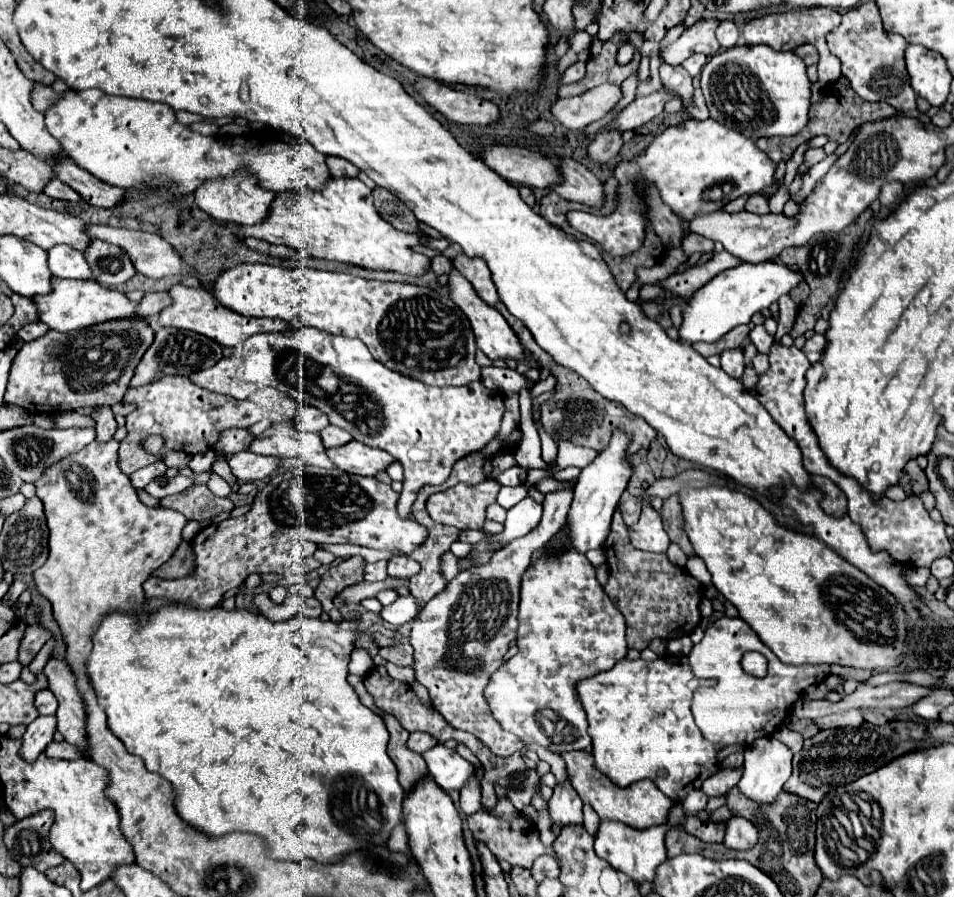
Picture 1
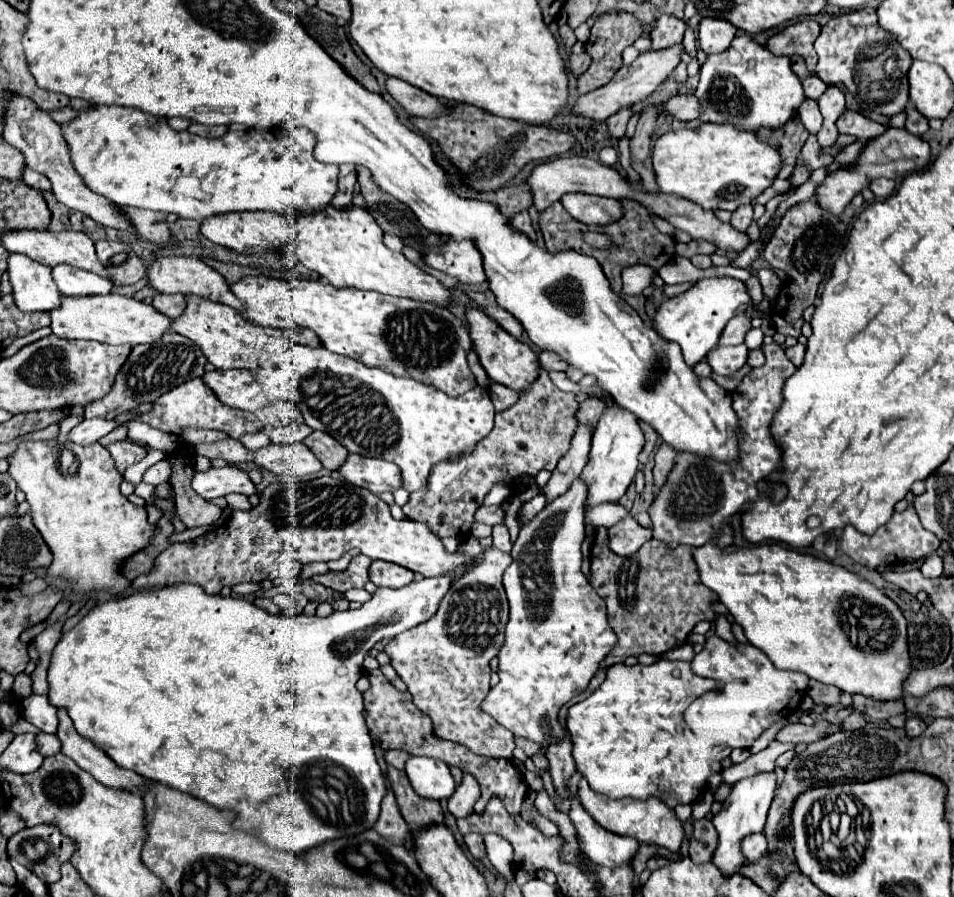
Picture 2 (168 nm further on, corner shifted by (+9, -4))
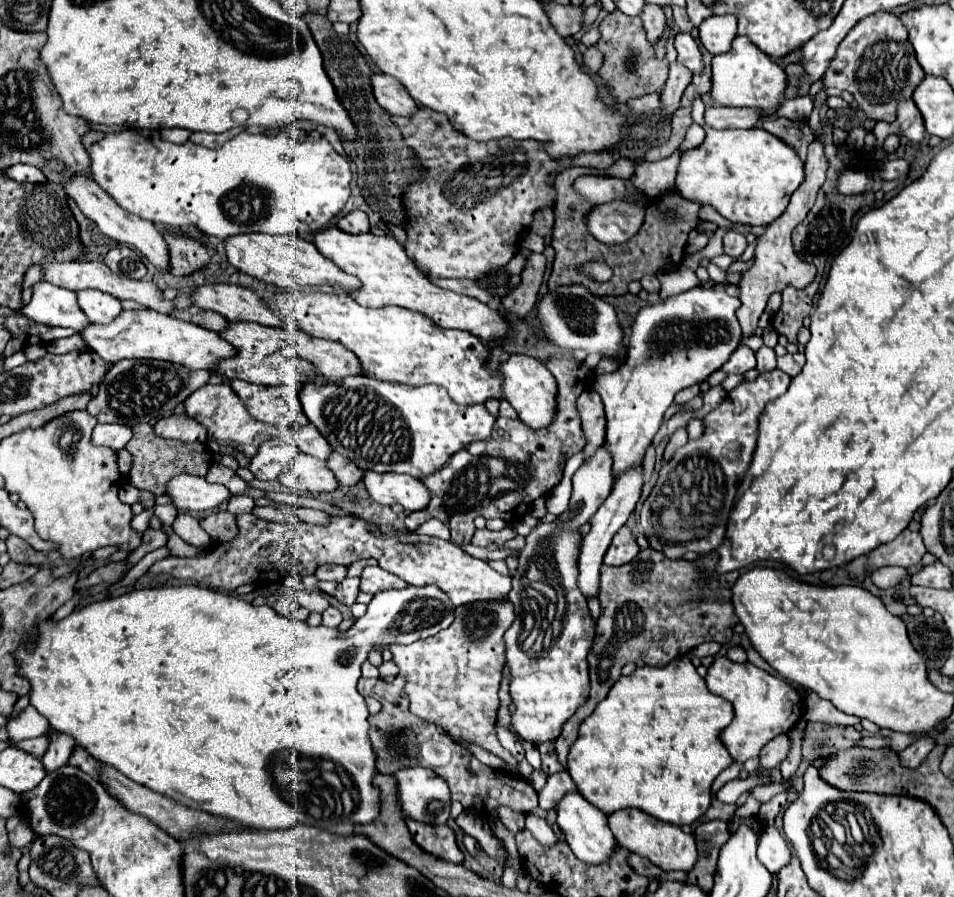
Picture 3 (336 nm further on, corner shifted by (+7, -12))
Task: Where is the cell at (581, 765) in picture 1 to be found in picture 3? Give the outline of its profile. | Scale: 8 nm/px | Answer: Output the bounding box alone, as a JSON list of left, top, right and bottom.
[607,809,697,871]

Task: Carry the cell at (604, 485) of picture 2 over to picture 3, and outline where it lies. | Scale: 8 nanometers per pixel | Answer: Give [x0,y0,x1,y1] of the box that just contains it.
[595,287,741,479]

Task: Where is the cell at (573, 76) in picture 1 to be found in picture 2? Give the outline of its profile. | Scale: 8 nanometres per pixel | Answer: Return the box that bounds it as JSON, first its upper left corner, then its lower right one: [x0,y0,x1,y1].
[571,51,591,75]

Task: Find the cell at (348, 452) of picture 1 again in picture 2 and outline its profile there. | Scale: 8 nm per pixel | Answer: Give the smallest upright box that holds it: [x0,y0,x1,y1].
[339,455,403,495]

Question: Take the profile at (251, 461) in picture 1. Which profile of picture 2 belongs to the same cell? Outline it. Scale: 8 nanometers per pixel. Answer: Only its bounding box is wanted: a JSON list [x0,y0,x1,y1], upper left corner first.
[191,467,257,501]

